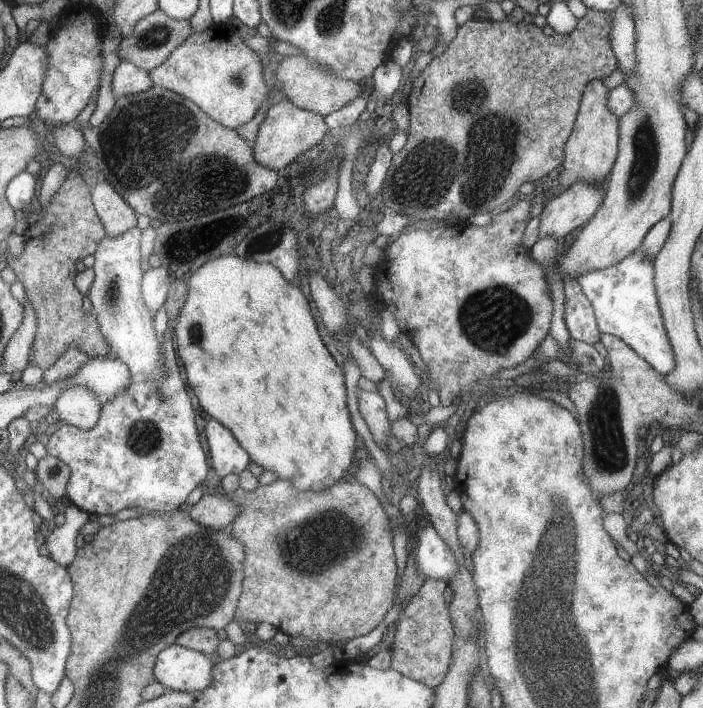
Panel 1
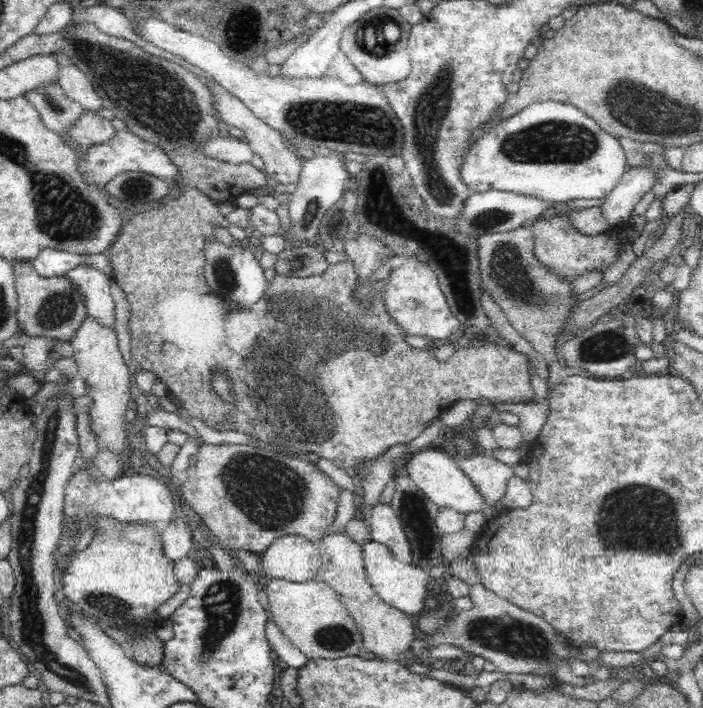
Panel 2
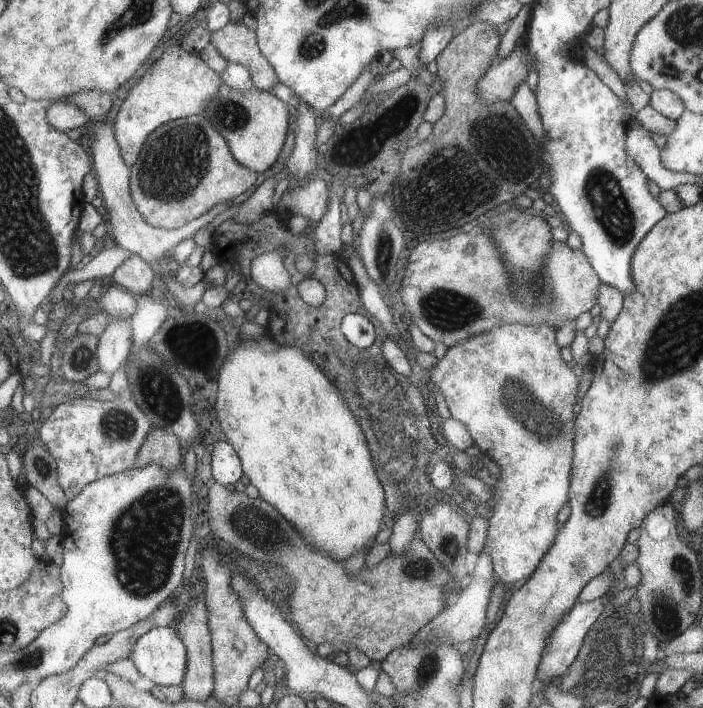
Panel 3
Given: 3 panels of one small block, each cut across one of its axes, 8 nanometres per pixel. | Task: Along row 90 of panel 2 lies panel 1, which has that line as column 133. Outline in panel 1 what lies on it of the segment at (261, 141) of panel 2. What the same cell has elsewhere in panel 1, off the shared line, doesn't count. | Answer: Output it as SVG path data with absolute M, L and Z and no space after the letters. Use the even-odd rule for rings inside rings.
M99 178L97 184L90 189L90 197L105 227L107 237L116 237L135 226L138 215L126 205L123 198L105 182L105 179Z

